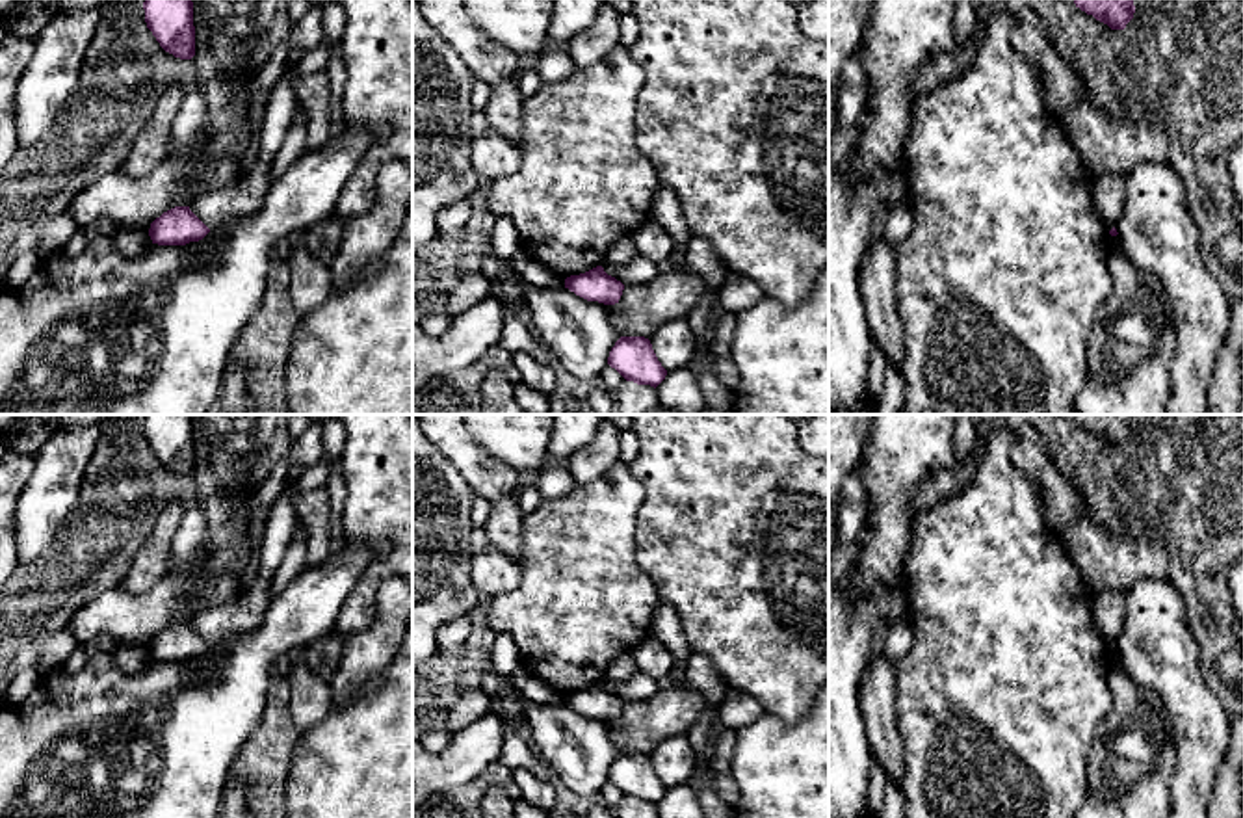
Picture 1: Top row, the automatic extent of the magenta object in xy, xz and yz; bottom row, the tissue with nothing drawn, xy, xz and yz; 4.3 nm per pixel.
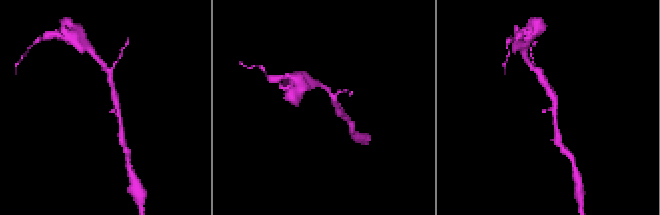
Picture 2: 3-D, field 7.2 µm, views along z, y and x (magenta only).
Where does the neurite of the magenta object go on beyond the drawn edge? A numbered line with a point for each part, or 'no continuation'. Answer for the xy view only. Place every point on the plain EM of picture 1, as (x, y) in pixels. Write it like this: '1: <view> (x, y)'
no continuation

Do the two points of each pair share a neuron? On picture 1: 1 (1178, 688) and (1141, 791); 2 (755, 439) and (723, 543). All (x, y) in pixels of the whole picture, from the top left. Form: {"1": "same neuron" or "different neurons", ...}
{"1": "different neurons", "2": "same neuron"}

